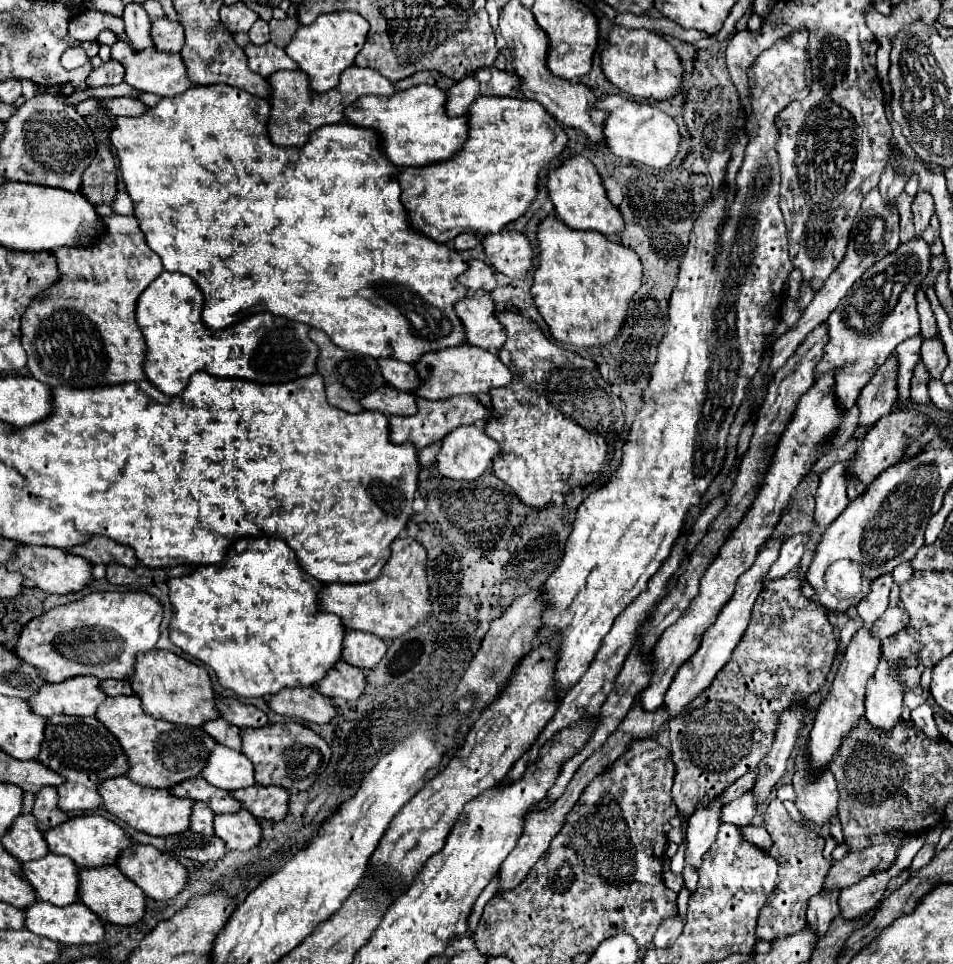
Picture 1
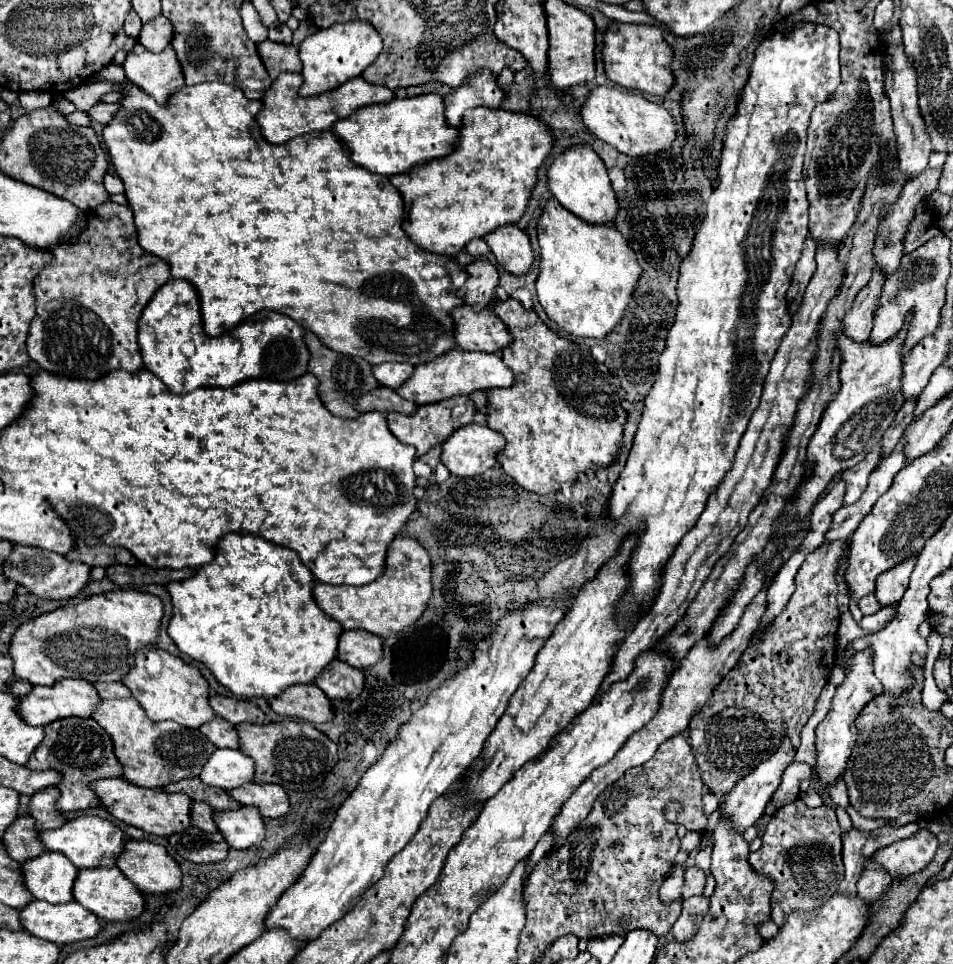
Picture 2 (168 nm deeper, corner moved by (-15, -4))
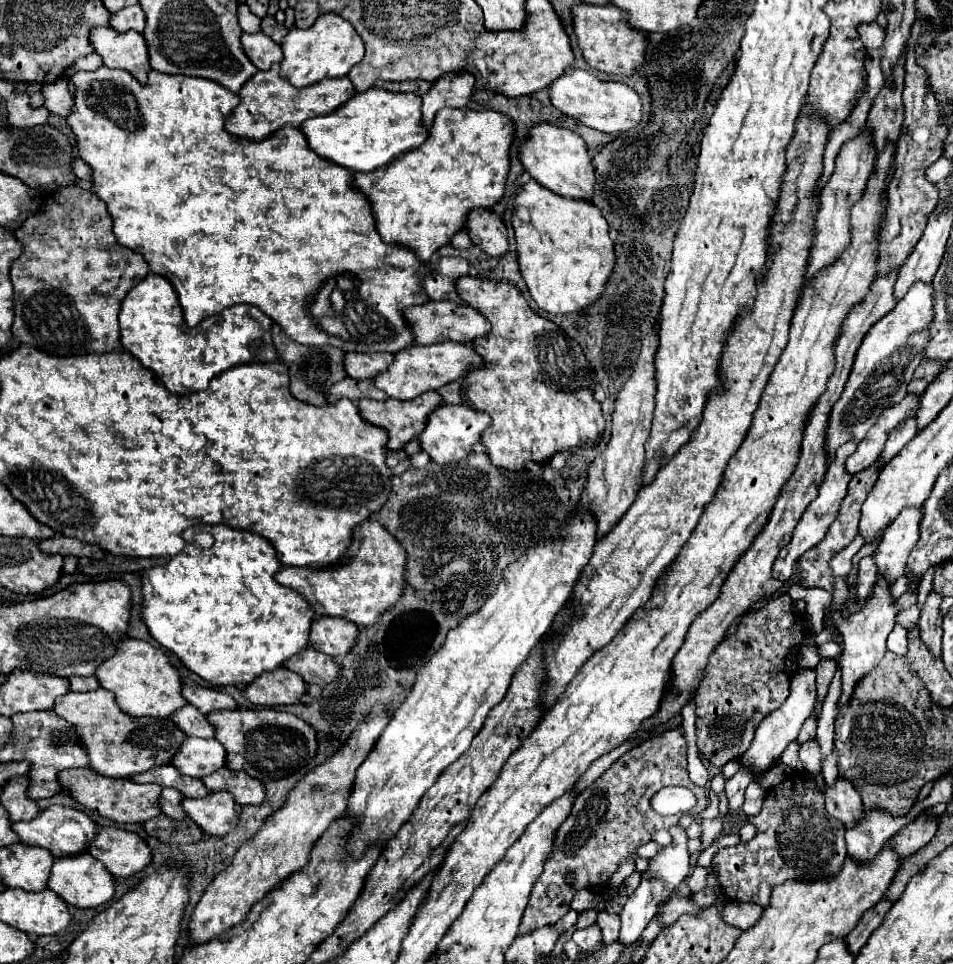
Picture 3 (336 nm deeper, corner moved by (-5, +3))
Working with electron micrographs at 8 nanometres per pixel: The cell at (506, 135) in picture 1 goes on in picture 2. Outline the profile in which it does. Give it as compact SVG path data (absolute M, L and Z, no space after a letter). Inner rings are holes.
M476 108L464 112L462 126L458 128L458 142L448 156L434 158L432 162L414 166L404 174L388 178L404 200L404 232L418 248L452 258L472 238L482 238L502 224L518 222L536 184L536 172L552 152L552 146L554 138L548 132L548 126L534 116L500 108Z

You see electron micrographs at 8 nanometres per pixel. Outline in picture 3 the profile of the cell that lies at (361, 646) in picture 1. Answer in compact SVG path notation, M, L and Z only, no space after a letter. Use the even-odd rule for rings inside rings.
M318 617L310 629L310 645L330 657L344 657L358 637L358 625L338 617Z

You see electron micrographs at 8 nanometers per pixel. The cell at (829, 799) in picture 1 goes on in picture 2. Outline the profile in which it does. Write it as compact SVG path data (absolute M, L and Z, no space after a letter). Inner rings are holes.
M866 648L862 652L856 652L844 666L846 670L846 678L842 682L842 686L838 686L836 696L830 704L830 712L826 714L826 718L818 724L816 728L816 748L818 748L818 764L814 766L814 770L822 776L824 782L834 782L838 776L844 774L846 768L846 760L856 744L856 718L860 714L860 710L874 698L878 696L884 686L882 682L874 676L874 650Z

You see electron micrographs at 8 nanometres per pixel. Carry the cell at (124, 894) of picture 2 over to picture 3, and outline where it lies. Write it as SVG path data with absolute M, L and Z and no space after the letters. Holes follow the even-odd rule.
M80 853L76 857L56 859L54 867L52 867L52 873L50 873L50 879L48 879L48 887L54 893L58 893L68 905L78 907L78 909L102 907L116 893L112 873L100 861L94 861L94 857L90 857L90 853Z

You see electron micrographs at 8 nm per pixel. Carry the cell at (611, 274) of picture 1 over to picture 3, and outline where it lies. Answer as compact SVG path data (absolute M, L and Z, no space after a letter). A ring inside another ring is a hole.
M534 179L516 195L512 227L518 247L518 265L532 299L548 313L582 311L602 295L616 265L608 223L590 201L566 199L550 193Z

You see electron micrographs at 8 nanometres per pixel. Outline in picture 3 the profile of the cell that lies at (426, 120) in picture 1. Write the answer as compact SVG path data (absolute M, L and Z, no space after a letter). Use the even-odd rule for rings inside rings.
M372 87L364 93L356 93L348 103L340 105L330 115L320 115L320 117L304 121L300 125L300 129L306 135L306 141L308 141L310 149L316 151L320 157L326 157L328 161L334 161L336 165L348 167L350 171L368 173L368 171L380 169L382 165L388 165L398 155L402 155L410 149L418 149L418 145L422 145L426 141L428 129L422 123L420 107L422 107L422 99L416 93L392 93L392 91Z

